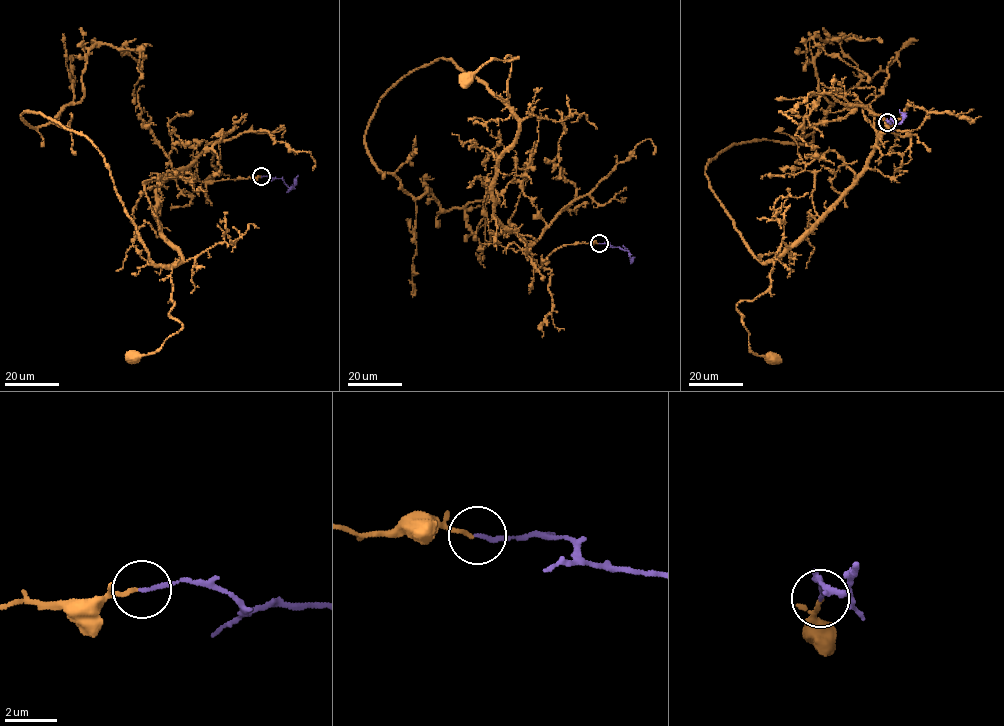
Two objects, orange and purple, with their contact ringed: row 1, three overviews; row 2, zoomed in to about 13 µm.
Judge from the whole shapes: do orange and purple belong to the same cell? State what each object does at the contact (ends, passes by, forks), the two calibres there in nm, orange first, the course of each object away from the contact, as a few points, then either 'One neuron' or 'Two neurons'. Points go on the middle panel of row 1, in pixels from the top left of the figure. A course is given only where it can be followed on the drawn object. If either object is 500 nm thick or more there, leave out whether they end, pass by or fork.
At the ring orange ends. At the ring purple ends. Thickness 130 nm (orange) against 160 nm. Course of orange: (598, 244), (561, 245), (536, 268), (494, 213), (496, 165), (518, 130), (505, 58), (517, 57), (467, 78). Course of purple: (598, 243), (627, 251), (630, 258), (635, 258). One neuron

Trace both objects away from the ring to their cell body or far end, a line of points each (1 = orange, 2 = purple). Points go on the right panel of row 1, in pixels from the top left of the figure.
1: (887, 122), (915, 135), (886, 130), (842, 198), (775, 260), (770, 287), (736, 306), (749, 348), (771, 358)
2: (887, 122), (891, 119), (899, 124), (903, 120), (900, 109)

